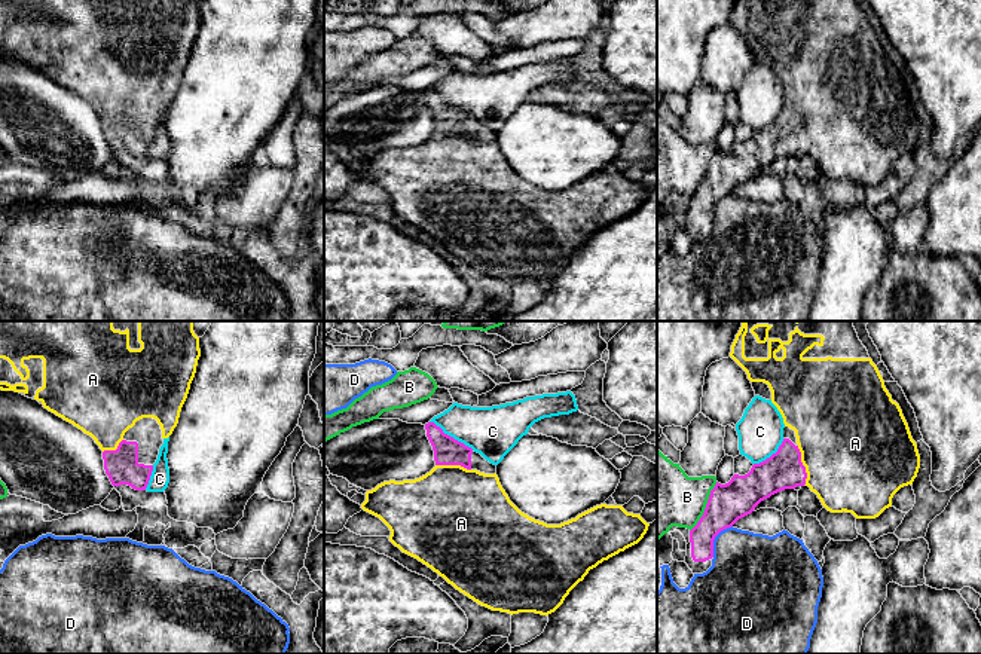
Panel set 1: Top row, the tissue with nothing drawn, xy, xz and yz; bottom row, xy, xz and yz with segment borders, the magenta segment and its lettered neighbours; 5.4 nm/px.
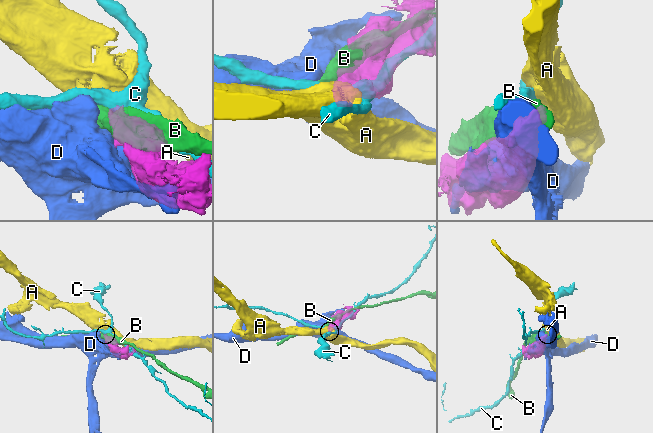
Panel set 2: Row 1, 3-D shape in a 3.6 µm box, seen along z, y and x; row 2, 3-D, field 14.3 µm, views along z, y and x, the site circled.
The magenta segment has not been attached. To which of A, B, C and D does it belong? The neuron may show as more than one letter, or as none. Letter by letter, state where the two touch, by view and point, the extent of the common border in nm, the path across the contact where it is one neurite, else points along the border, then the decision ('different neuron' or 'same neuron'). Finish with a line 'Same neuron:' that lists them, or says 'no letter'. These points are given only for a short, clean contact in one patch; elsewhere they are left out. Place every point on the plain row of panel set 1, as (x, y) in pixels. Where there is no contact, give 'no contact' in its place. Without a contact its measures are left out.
A: yz (803, 133) | 220 nm | across yz (784, 137), (791, 133), (803, 133), (824, 128), (846, 116) | same neuron
B: yz (706, 174) | 300 nm | different neuron
C: xz (452, 104) | 280 nm | different neuron
D: yz (714, 205) | 200 nm | different neuron
Same neuron: A

